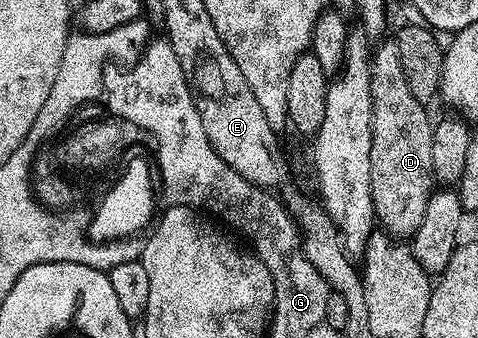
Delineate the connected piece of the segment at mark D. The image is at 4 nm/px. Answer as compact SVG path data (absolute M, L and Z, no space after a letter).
M388 38L371 57L371 149L369 150L369 182L373 194L373 210L378 227L388 236L410 238L415 235L425 206L429 206L429 193L436 187L433 170L433 120L427 117L428 109L409 90L405 70L401 70L401 54L394 39Z

